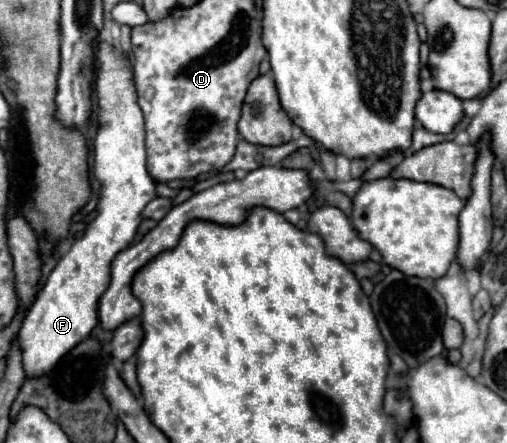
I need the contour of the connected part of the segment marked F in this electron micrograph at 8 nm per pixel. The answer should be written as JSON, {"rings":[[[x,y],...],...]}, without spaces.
{"rings":[[[105,42],[99,44],[97,60],[99,70],[95,88],[99,96],[101,126],[95,138],[93,172],[103,184],[103,192],[97,204],[97,218],[87,226],[83,238],[79,238],[71,250],[61,256],[55,270],[47,278],[45,288],[39,292],[23,320],[17,346],[21,348],[27,378],[49,372],[49,368],[53,368],[53,364],[57,364],[57,360],[69,352],[69,348],[75,348],[99,324],[97,306],[101,294],[109,286],[111,260],[133,242],[137,226],[143,220],[143,208],[157,196],[155,180],[147,172],[143,112],[137,104],[133,68],[123,54],[117,54],[115,48]]]}

